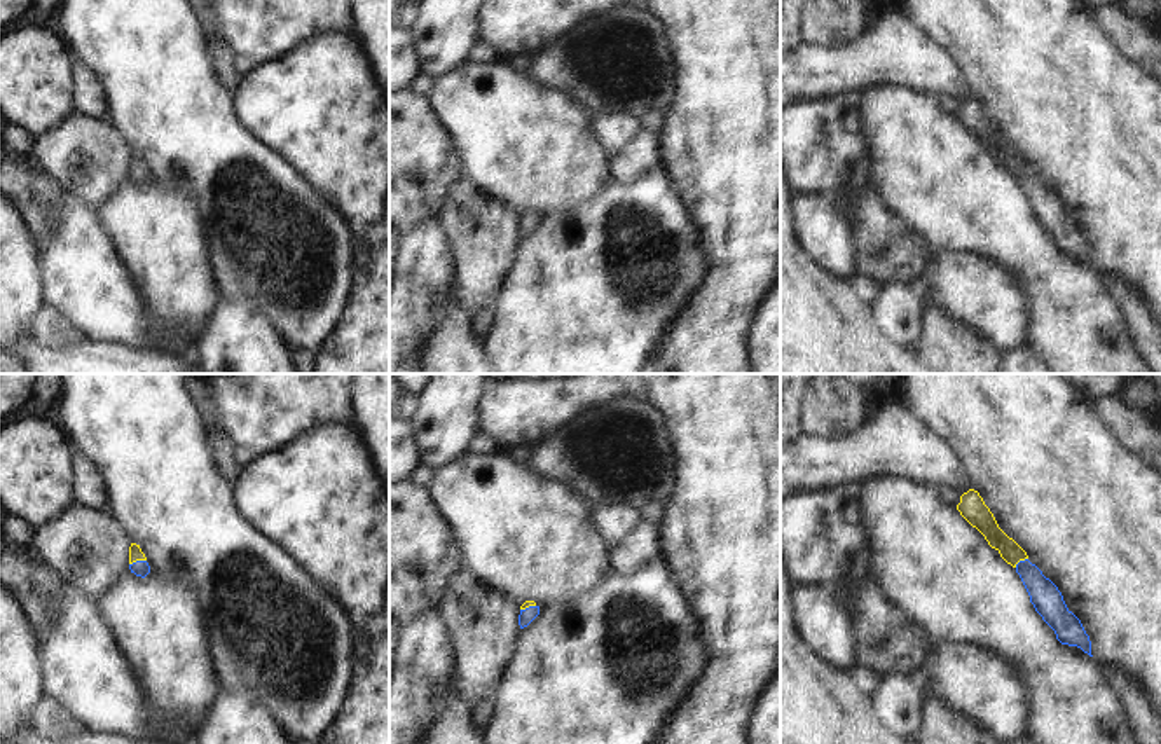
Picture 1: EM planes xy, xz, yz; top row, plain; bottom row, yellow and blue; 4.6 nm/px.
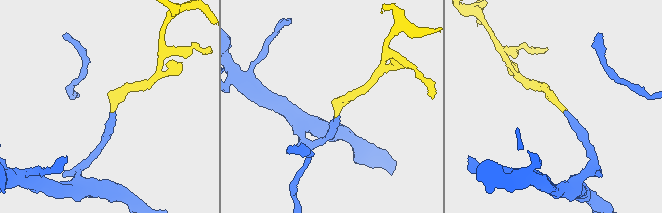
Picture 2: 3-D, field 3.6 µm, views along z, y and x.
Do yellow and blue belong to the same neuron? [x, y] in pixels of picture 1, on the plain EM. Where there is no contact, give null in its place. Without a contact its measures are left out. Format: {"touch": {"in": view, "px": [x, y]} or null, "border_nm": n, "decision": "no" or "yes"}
{"touch": {"in": "xy", "px": [137, 168]}, "border_nm": 80, "decision": "yes"}

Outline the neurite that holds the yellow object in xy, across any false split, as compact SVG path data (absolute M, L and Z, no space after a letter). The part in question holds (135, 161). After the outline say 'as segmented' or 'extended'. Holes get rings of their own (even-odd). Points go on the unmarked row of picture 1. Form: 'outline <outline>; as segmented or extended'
outline M131 152L129 155L129 178L136 185L145 187L150 182L150 175L147 171L145 162L141 161L140 154Z; extended

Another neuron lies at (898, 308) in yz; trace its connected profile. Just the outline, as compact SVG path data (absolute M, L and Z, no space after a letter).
M887 283L873 302L876 327L894 342L917 349L922 339L922 299L913 283Z

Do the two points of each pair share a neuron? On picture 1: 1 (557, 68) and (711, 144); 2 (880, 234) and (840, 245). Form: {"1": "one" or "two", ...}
{"1": "two", "2": "two"}

